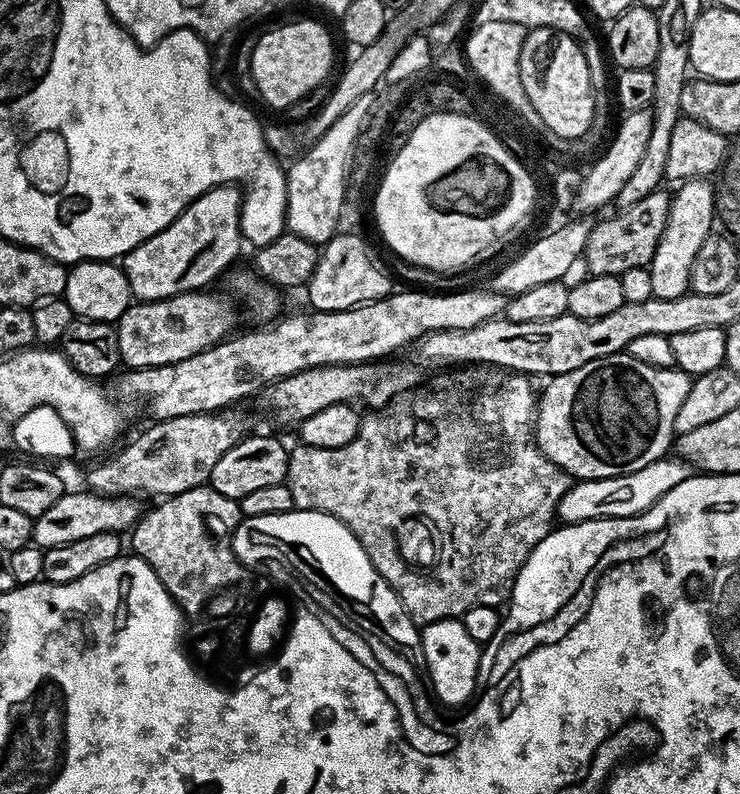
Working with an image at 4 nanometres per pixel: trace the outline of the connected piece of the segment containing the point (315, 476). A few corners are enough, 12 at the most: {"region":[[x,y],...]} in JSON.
{"region":[[452,370],[293,447],[418,626],[511,597],[570,477]]}

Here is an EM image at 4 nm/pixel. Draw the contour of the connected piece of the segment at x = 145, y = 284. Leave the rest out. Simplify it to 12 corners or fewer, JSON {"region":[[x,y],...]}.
{"region":[[236,184],[124,255],[137,301],[207,289],[242,245]]}

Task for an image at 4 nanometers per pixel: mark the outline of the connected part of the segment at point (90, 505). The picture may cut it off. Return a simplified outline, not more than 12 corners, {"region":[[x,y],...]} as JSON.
{"region":[[65,491],[33,519],[45,549],[127,533],[142,515],[131,496]]}

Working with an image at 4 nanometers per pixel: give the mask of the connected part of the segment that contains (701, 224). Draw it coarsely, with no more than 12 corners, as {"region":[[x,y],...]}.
{"region":[[687,179],[647,267],[652,294],[689,291],[694,254],[713,231],[716,190]]}

